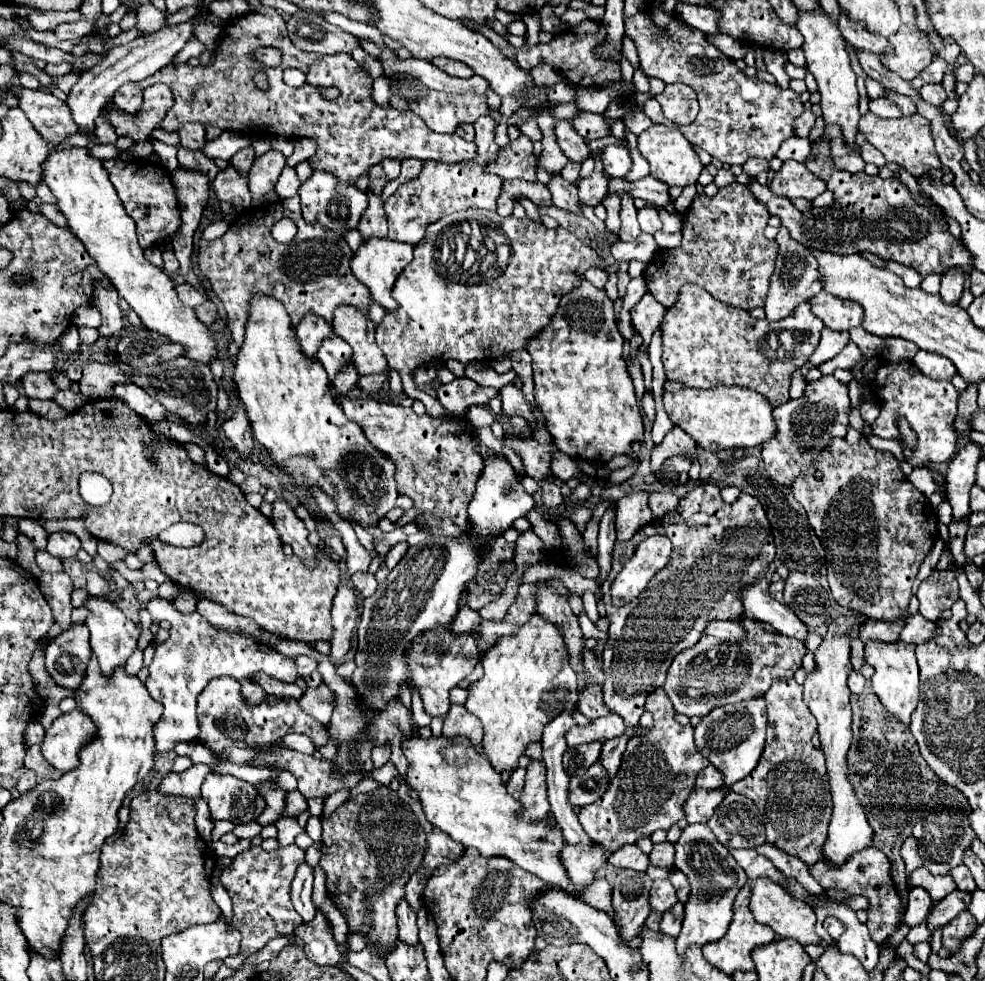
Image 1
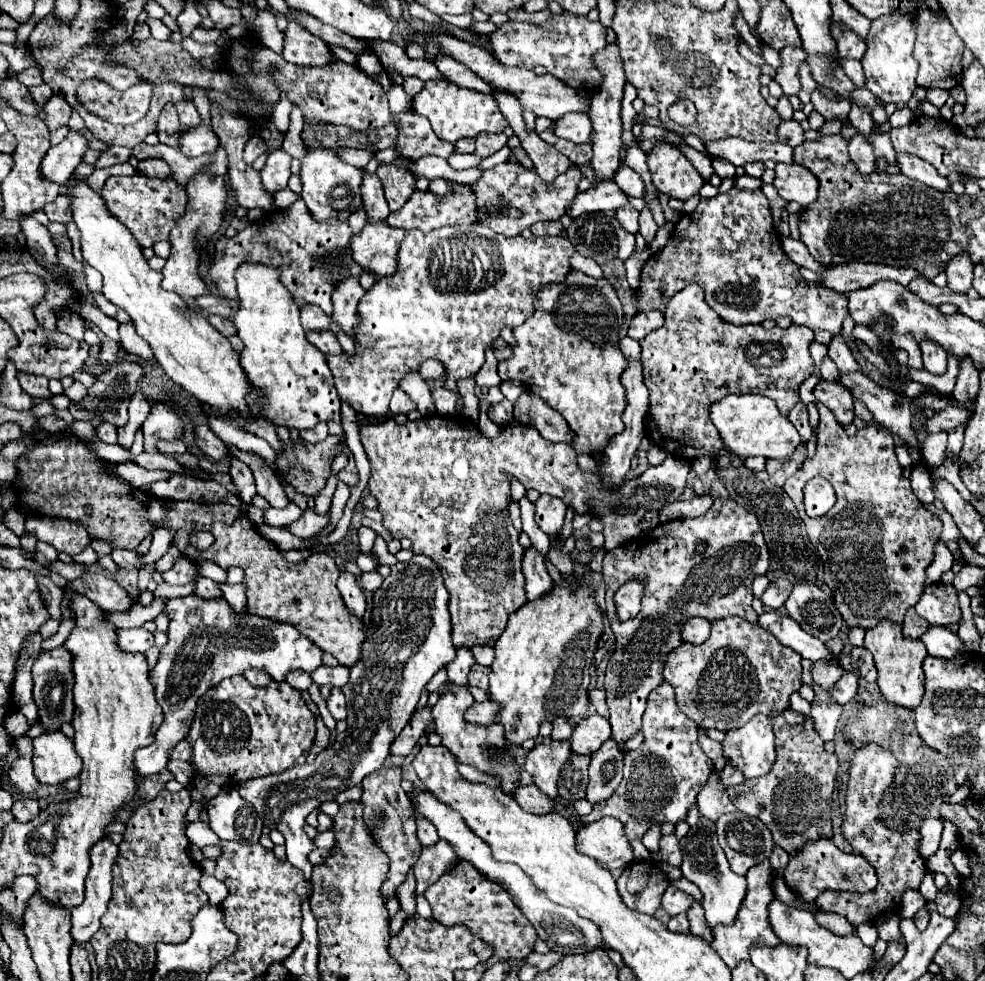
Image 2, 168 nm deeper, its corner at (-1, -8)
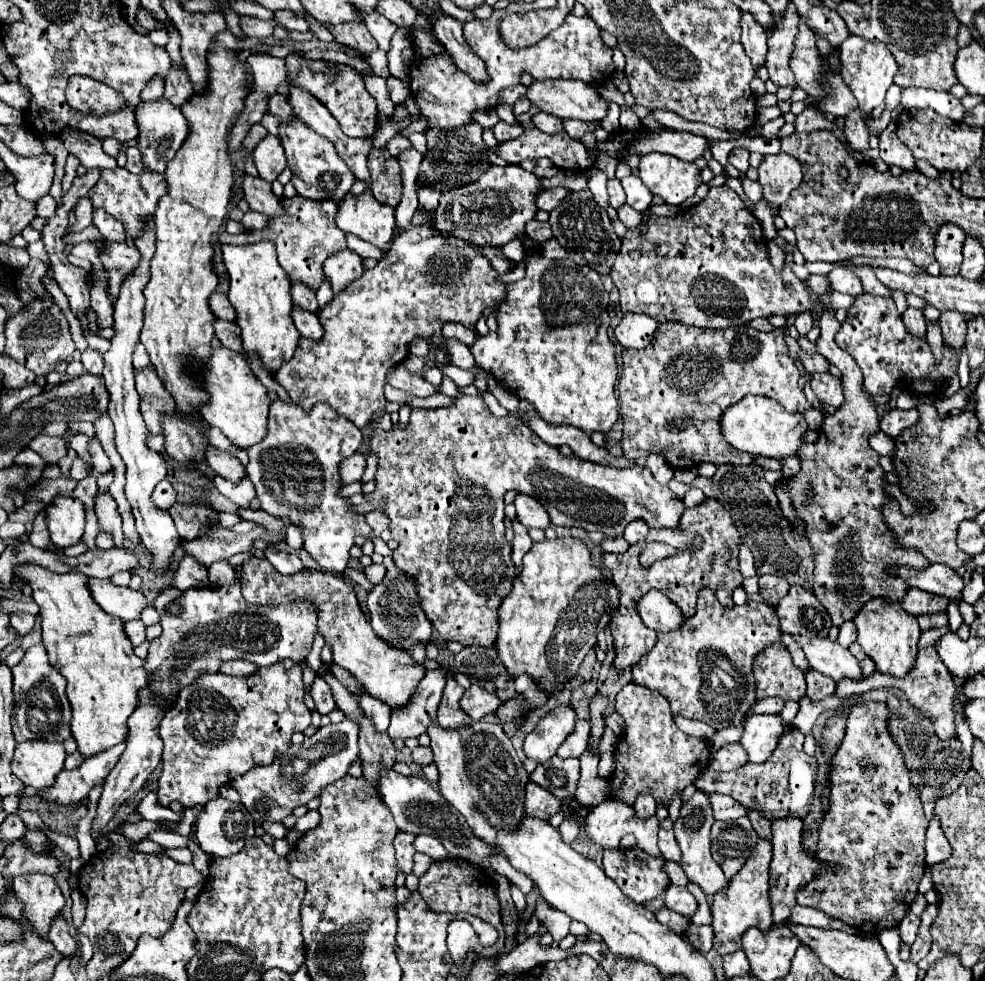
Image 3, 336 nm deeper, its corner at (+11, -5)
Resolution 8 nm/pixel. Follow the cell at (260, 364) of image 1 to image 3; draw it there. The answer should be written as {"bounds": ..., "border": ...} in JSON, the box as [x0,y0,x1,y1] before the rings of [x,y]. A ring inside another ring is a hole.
{"bounds":[222,241,300,373],"border":[[[256,241],[246,245],[222,245],[224,265],[230,273],[228,299],[236,309],[236,325],[242,329],[244,353],[258,353],[272,373],[276,367],[292,359],[300,333],[292,323],[292,295],[288,273],[276,259],[276,245],[272,241]]]}

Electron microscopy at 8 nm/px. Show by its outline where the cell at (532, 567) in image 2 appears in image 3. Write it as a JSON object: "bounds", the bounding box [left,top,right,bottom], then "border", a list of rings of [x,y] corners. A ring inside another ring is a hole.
{"bounds":[512,519,532,571],"border":[[[518,519],[512,521],[512,527],[514,527],[514,533],[516,533],[516,535],[514,535],[514,541],[512,541],[512,561],[514,561],[516,569],[520,571],[522,557],[530,551],[532,539],[530,539],[530,535],[528,535],[528,529],[526,529]]]}

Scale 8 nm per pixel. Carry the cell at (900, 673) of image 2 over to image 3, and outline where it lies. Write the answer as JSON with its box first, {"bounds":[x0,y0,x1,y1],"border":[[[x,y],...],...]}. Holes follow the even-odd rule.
{"bounds":[854,599,920,677],"border":[[[870,599],[854,617],[858,625],[858,643],[862,651],[876,663],[880,673],[890,673],[894,677],[906,677],[916,663],[920,627],[914,615],[906,613],[900,603],[888,603],[886,599]]]}

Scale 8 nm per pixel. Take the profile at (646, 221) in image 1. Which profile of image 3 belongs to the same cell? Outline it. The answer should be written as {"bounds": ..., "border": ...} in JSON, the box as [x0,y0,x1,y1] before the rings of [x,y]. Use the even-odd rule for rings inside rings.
{"bounds":[618,205,642,227],"border":[[[622,205],[618,209],[618,219],[626,225],[626,227],[638,227],[642,223],[642,215],[638,211],[634,211],[630,205]]]}

